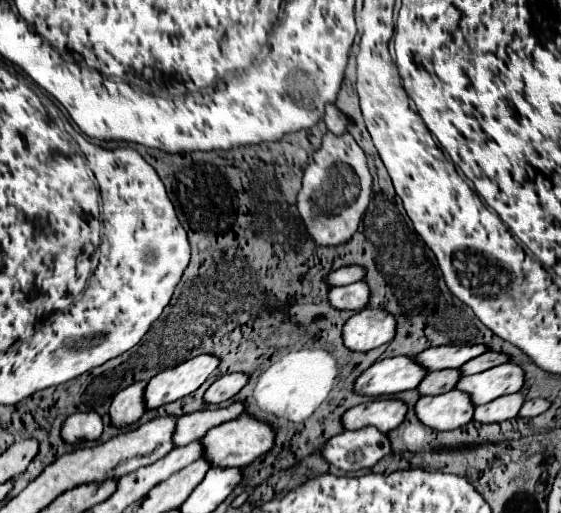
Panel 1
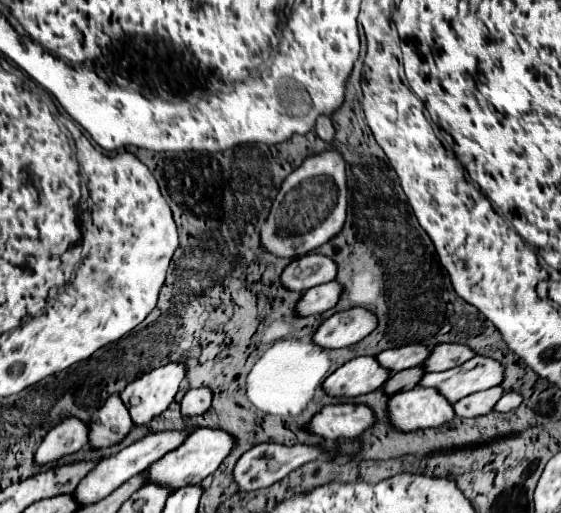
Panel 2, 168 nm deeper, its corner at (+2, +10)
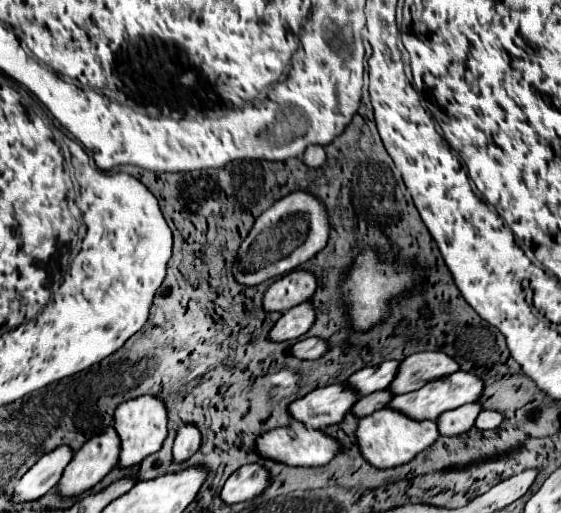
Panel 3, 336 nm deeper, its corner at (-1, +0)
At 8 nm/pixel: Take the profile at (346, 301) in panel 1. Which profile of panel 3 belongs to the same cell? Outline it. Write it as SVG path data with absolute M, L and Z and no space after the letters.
M303 303L297 307L291 307L289 311L283 313L283 317L275 323L275 327L271 329L269 337L273 341L289 341L289 339L299 339L301 335L305 335L315 323L315 311L313 311L313 303Z

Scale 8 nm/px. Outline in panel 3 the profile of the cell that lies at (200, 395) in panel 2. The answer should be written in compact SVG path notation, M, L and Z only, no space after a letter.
M185 423L177 429L175 445L173 445L173 459L185 461L189 459L201 445L201 431L195 423Z

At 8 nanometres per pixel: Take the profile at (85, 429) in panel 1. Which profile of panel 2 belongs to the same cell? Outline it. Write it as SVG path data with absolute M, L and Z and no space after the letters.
M62 421L62 425L56 425L50 429L46 439L40 443L40 447L34 453L36 465L56 463L64 455L72 455L80 451L88 443L88 425L82 421Z

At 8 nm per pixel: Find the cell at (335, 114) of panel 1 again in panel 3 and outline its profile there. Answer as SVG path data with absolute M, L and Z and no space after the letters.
M311 145L305 153L303 153L303 161L309 165L309 167L321 167L325 163L327 155L325 155L325 149L321 145Z

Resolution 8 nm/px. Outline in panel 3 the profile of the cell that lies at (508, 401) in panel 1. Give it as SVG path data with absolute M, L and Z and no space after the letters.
M469 403L469 405L457 407L457 409L445 411L445 413L437 419L437 425L439 425L441 435L453 437L453 435L461 435L461 433L469 431L471 427L475 427L477 415L479 415L481 411L483 411L483 407L481 407L479 403Z

